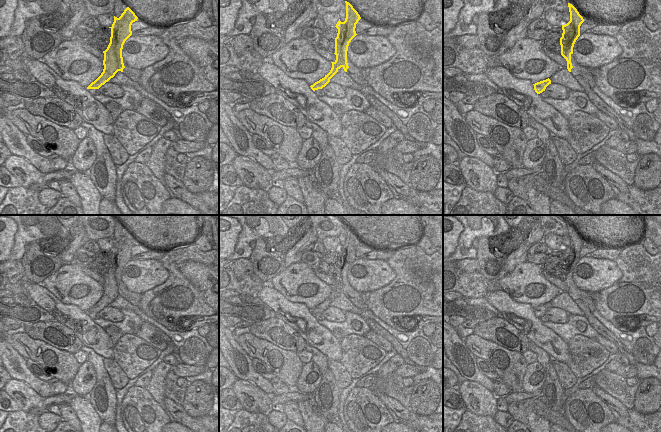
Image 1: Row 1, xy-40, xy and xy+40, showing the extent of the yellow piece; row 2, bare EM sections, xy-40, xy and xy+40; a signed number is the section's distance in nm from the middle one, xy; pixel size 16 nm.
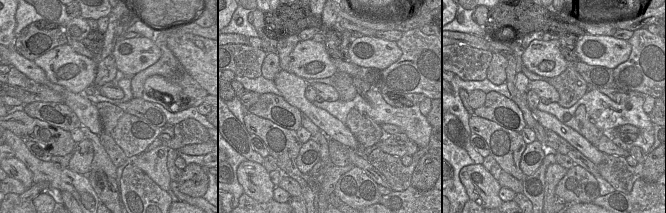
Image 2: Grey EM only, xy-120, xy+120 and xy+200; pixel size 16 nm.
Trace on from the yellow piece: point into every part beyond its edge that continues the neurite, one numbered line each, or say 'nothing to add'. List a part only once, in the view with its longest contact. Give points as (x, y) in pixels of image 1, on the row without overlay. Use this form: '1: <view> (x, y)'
nothing to add

